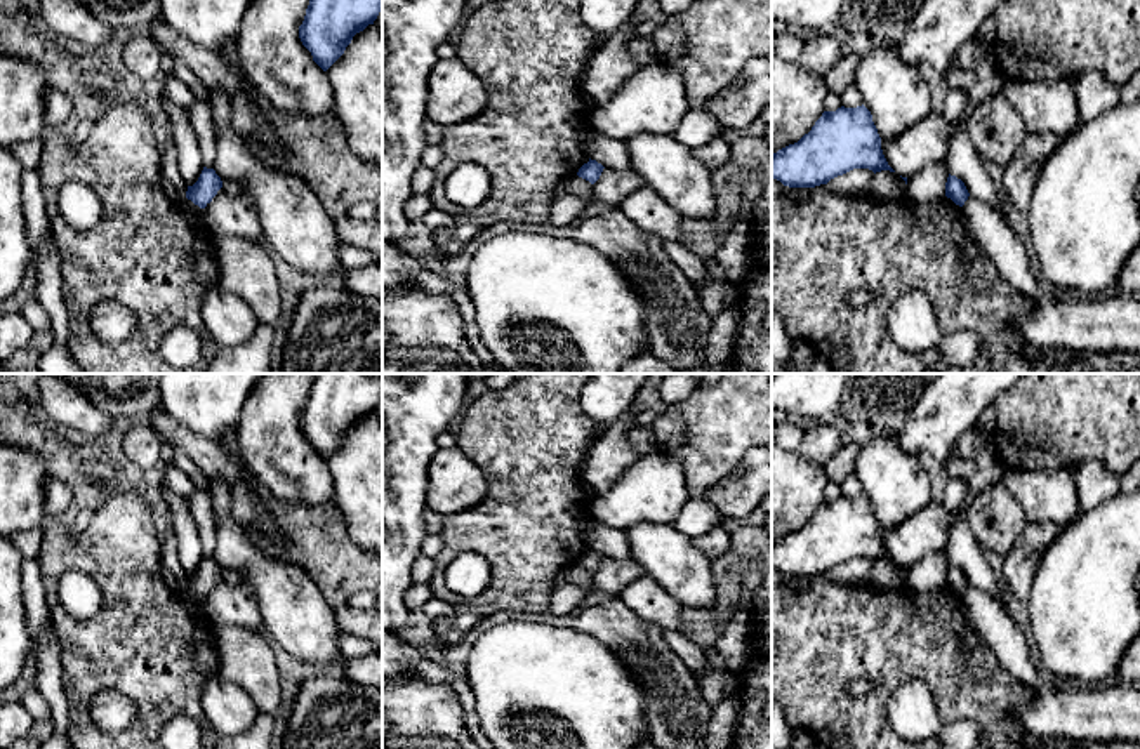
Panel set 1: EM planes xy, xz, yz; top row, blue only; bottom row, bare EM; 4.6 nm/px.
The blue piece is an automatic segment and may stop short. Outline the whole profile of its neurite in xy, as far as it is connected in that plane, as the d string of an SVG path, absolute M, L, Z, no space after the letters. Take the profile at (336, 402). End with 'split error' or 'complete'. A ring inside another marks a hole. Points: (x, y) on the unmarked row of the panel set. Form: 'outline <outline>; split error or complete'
outline M316 374L299 415L299 428L313 450L327 461L344 443L353 426L374 414L381 400L382 374Z; complete

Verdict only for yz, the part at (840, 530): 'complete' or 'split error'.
complete

